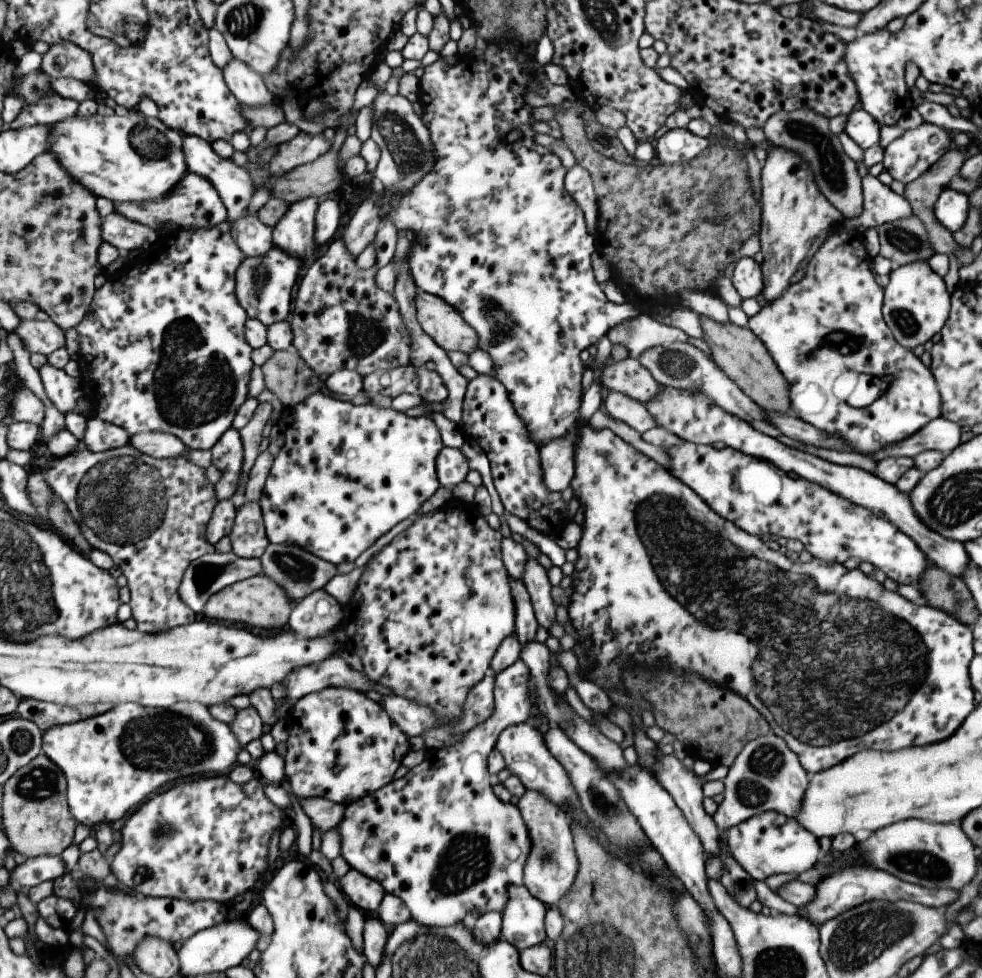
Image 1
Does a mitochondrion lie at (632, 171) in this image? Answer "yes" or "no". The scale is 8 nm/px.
no

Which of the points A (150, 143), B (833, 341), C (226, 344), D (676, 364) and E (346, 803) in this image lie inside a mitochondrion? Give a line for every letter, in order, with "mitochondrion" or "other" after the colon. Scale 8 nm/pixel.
A: mitochondrion
B: mitochondrion
C: other
D: mitochondrion
E: other

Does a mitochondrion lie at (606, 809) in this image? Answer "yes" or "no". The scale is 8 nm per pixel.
yes

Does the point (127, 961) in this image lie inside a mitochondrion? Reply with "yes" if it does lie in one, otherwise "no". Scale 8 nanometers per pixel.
no

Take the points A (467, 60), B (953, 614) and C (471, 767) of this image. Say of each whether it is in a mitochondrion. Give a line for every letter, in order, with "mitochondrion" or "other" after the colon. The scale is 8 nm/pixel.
A: other
B: other
C: other

